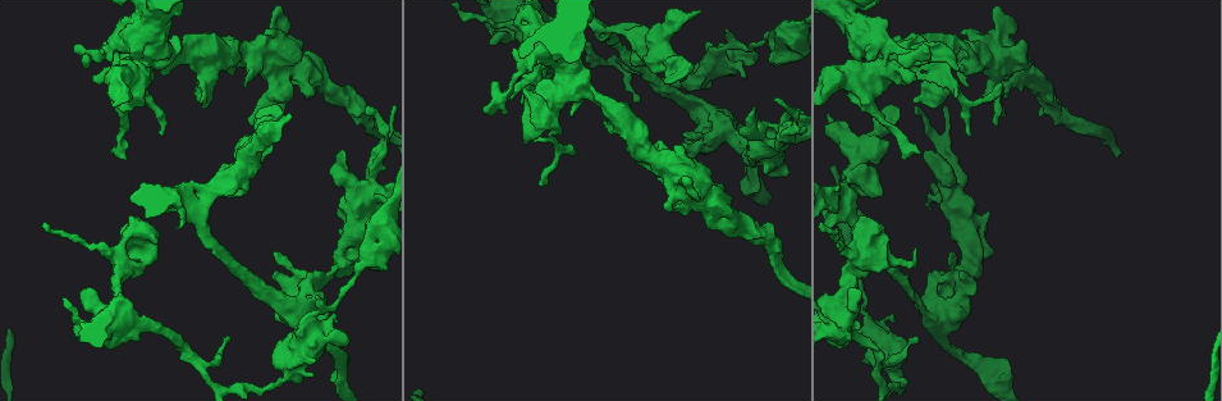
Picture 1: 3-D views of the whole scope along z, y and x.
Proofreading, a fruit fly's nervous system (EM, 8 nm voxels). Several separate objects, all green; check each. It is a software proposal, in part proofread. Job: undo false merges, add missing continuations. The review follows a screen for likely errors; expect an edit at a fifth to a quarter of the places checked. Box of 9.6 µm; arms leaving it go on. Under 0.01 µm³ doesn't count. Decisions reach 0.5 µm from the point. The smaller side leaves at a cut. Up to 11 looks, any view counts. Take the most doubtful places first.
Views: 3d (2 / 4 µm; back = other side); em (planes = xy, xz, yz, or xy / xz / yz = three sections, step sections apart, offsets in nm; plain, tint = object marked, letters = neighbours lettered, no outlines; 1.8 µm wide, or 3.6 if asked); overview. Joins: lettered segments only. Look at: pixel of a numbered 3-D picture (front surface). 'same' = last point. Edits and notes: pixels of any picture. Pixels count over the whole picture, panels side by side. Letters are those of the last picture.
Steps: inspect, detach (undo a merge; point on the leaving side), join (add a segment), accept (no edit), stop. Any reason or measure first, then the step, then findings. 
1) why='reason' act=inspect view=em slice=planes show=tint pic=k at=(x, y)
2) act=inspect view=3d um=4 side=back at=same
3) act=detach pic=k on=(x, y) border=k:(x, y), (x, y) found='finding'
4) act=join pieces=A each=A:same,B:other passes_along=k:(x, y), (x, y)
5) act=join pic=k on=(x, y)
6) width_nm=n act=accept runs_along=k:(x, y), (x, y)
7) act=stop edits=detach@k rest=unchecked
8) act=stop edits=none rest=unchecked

why='sharp bend' act=inspect view=em slice=planes show=plain pic=1 at=(953, 302)

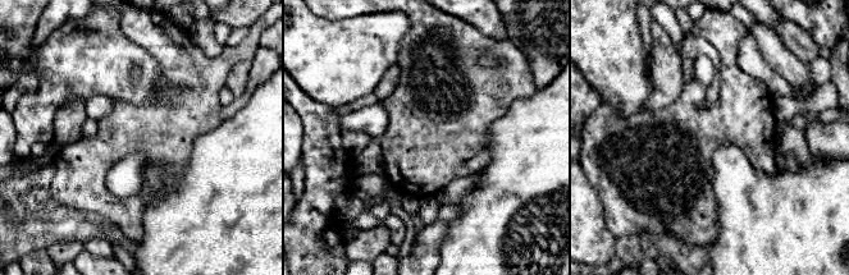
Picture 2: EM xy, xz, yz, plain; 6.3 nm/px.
act=inspect view=em slice=planes show=letters at=same

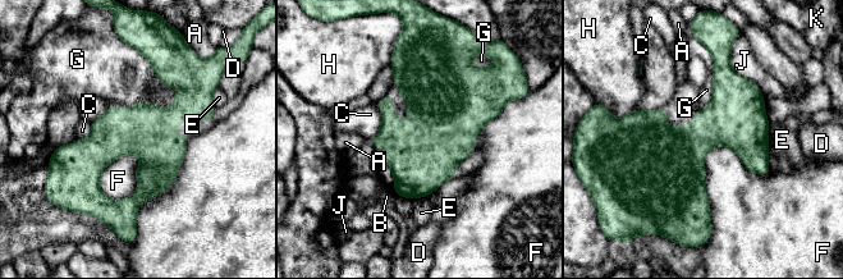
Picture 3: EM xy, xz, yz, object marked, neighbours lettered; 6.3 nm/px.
act=accept each=A:other,B:other,C:other,D:other,E:other,F:other,G:other,H:other,J:other,K:other border=3:(770, 170), (714, 146), (710, 224) found='one cell here'

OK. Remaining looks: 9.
why='arms run side by side' act=inspect view=3d um=4 side=back pic=1 at=(125, 261)

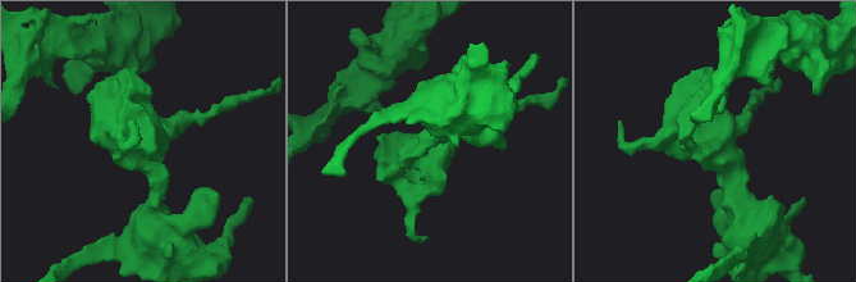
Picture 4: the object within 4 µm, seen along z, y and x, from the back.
why='shape alone is not enough' act=inspect view=em slice=xz step=4 show=letters pic=4 at=(722, 145)

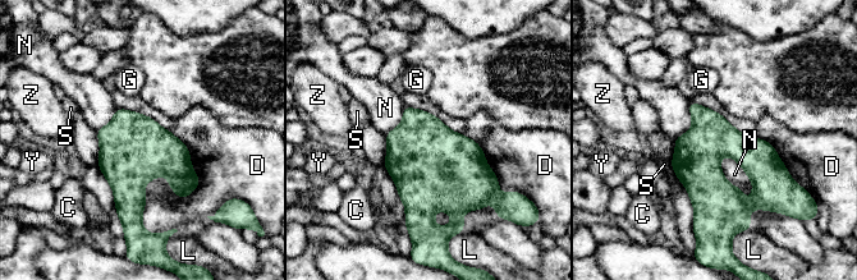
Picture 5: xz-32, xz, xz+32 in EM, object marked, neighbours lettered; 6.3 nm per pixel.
why='another direction' act=inspect view=em slice=xy step=16 show=letters at=same

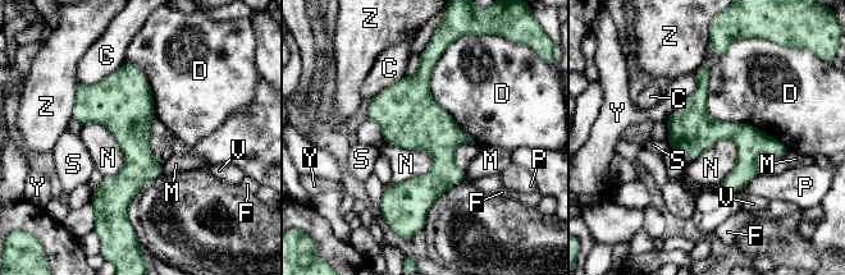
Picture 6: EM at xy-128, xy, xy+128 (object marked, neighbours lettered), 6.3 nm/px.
longest_contact=D:750nm act=accept each=C:other,D:other,F:other,M:other,N:other,P:other,S:other,V:other,Y:other,Z:other border=6:(384, 141), (426, 151), (432, 168) found='one cell here'

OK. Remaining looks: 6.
act=inspect view=em um=3.6 slice=planes show=letters pic=1 at=(199, 212)

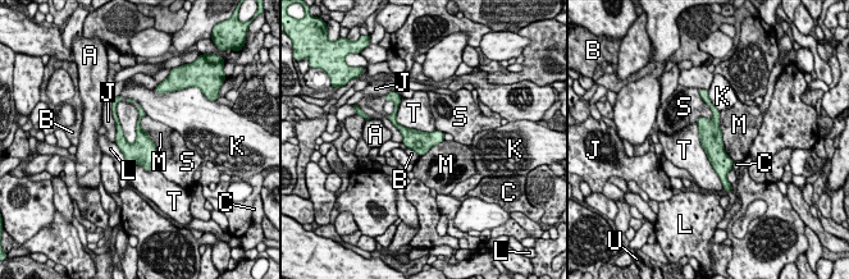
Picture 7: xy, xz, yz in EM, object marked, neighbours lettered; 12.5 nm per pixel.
width_nm=280 longest_contact=T:850nm act=accept each=A:other,B:other,C:other,J:other,K:other,L:other,M:other,S:other,T:other,U:other found='all the same cell'

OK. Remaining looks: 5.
why='free end' act=inspect view=em slice=planes show=letters pic=1 at=(765, 173)

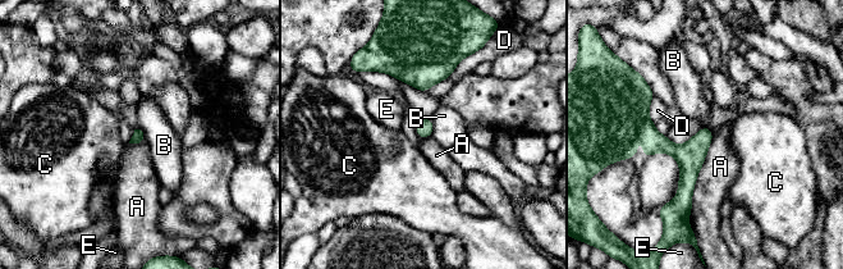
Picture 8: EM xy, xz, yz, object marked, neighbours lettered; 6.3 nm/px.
act=accept each=A:other,B:other,C:other,D:other,E:other border=8:(713, 132), (692, 191), (688, 214) found='none of them fits'

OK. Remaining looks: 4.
why='branch stops here' act=inspect view=em slice=yz step=16 show=letters pic=1 at=(969, 87)

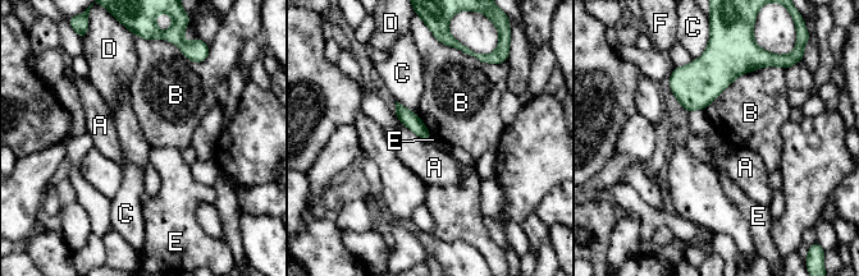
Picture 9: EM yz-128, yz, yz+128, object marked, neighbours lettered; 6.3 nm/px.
why='cut it another way' act=inspect view=em slice=planes show=letters at=same

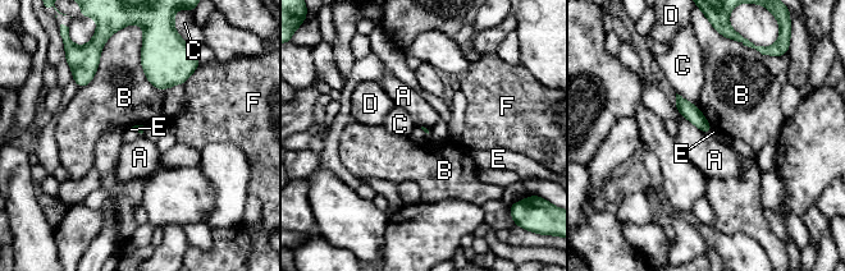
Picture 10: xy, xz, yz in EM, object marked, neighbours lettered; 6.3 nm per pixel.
act=accept each=A:other,B:other,C:other,D:other,E:other,F:other found='no lettered segment goes on from it'

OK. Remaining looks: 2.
act=stop edits=none rest=unchecked

